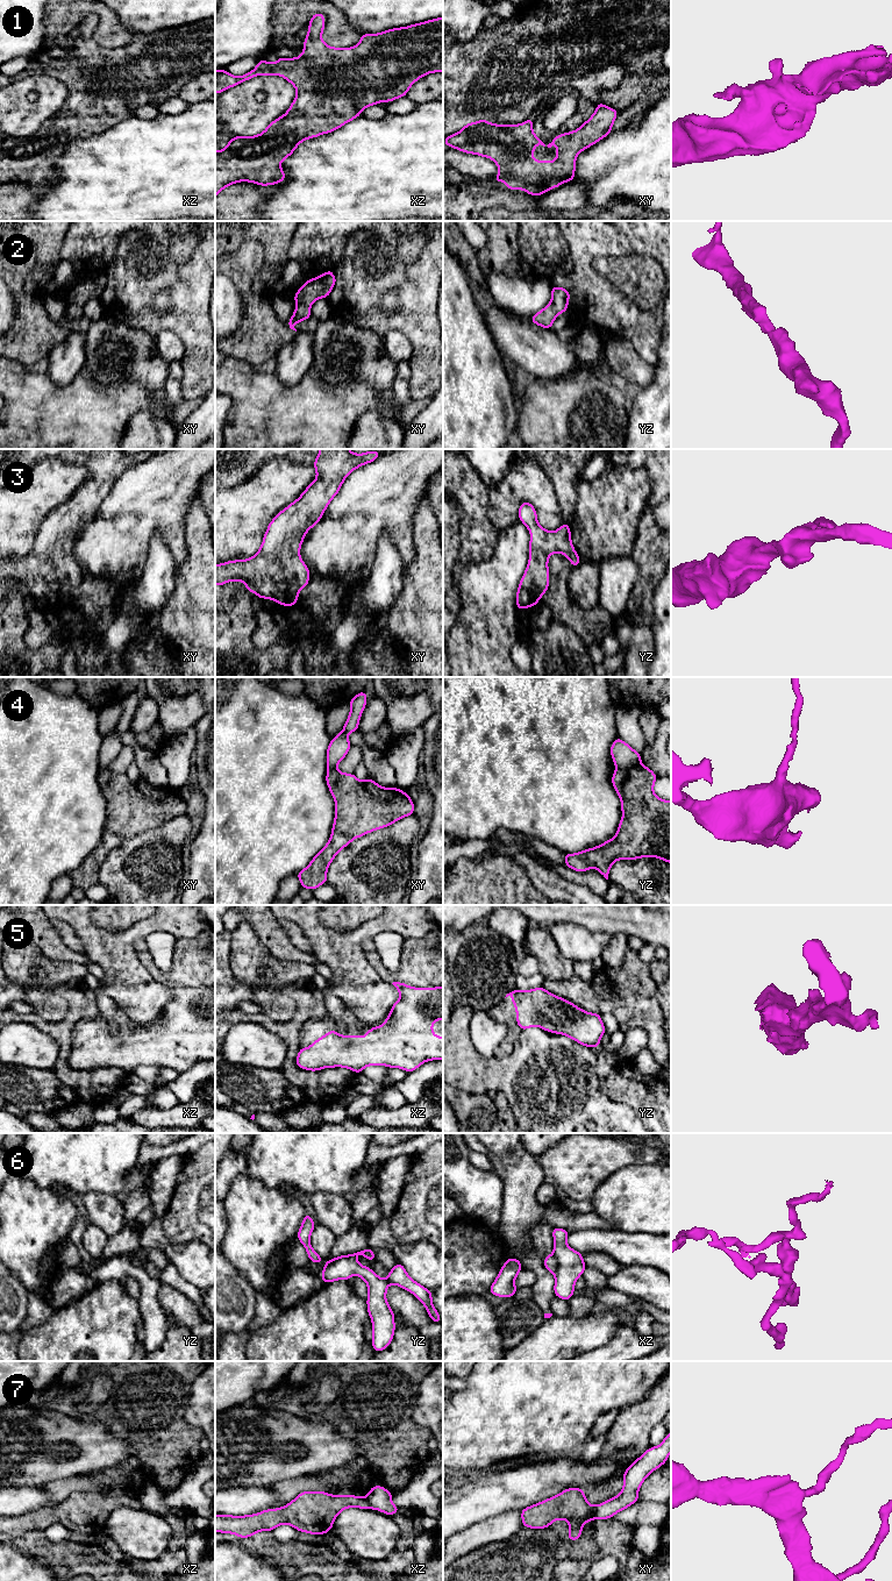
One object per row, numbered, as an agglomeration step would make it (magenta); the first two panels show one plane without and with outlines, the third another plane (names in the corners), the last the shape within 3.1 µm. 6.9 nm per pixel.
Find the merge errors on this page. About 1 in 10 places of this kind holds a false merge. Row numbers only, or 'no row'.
4, 7

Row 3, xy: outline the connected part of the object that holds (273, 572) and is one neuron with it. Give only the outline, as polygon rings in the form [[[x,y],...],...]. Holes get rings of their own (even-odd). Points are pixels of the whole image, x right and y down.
[[[320,449],[313,463],[316,479],[269,524],[256,555],[248,560],[215,564],[215,585],[221,586],[227,582],[240,581],[247,585],[248,592],[255,592],[258,598],[272,599],[287,607],[295,605],[299,591],[309,583],[309,569],[300,558],[300,546],[306,533],[320,521],[348,475],[379,456],[380,453],[377,450],[354,454],[349,449]]]

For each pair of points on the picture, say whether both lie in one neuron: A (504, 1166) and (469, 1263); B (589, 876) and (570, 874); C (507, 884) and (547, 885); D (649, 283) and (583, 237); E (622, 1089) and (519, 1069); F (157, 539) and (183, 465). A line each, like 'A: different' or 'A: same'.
A: different
B: same
C: different
D: different
E: different
F: different

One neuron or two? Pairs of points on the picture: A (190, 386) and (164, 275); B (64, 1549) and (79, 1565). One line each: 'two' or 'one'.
A: one
B: one

